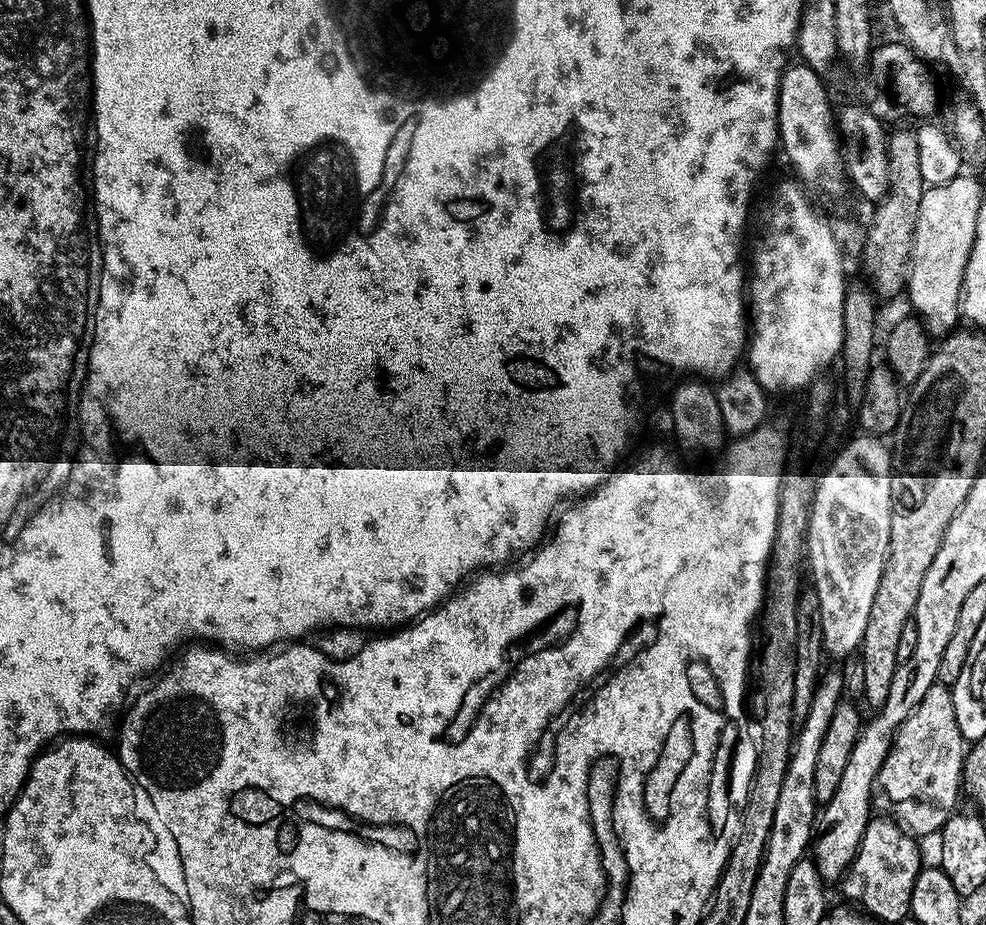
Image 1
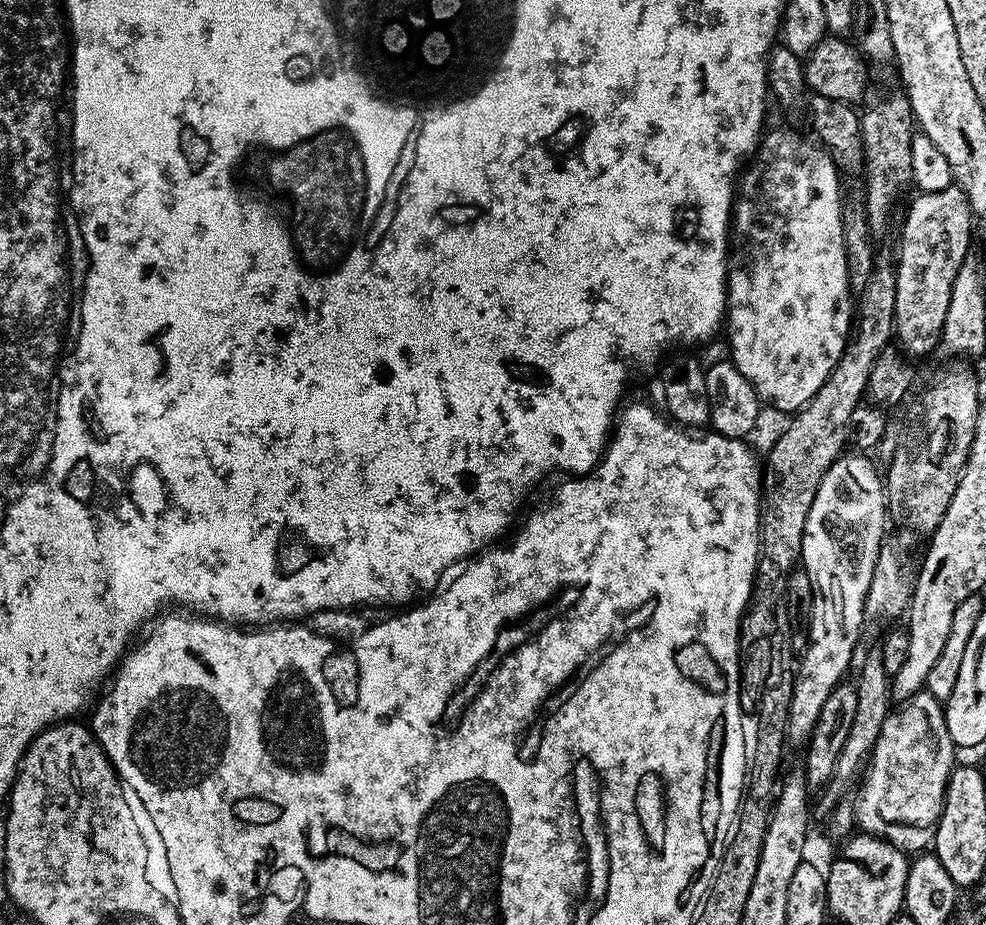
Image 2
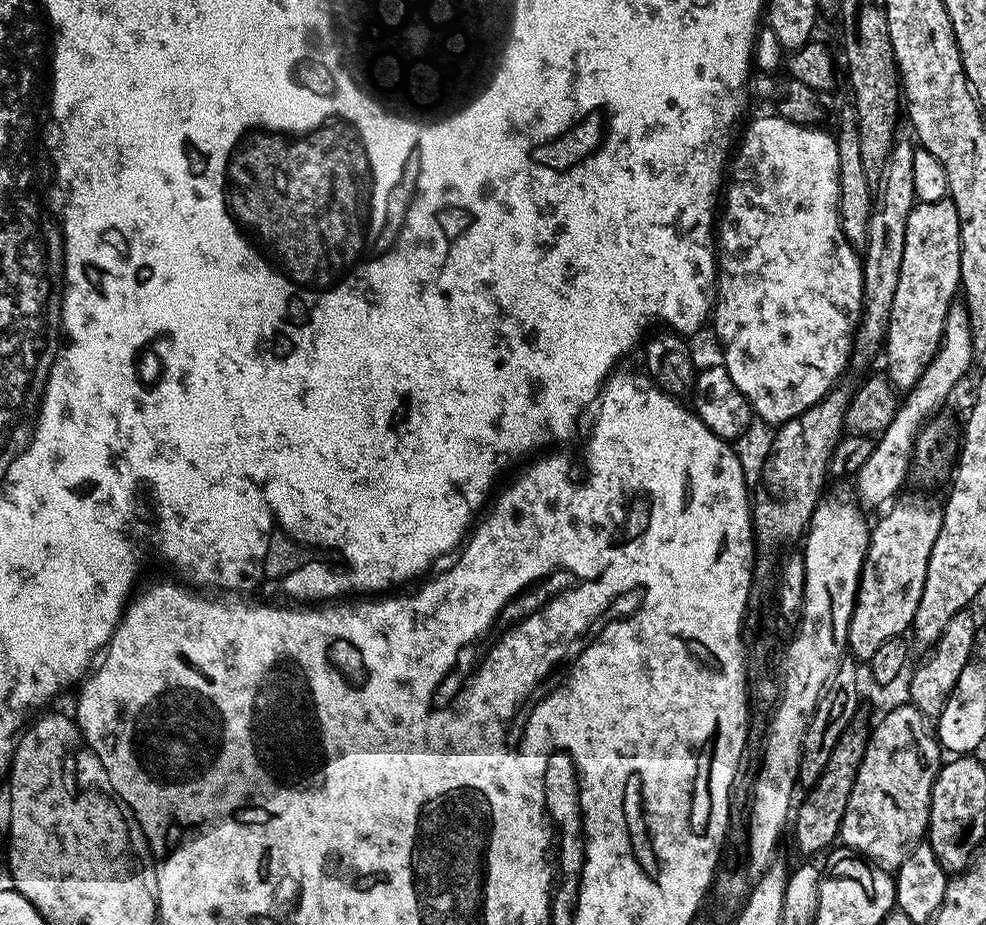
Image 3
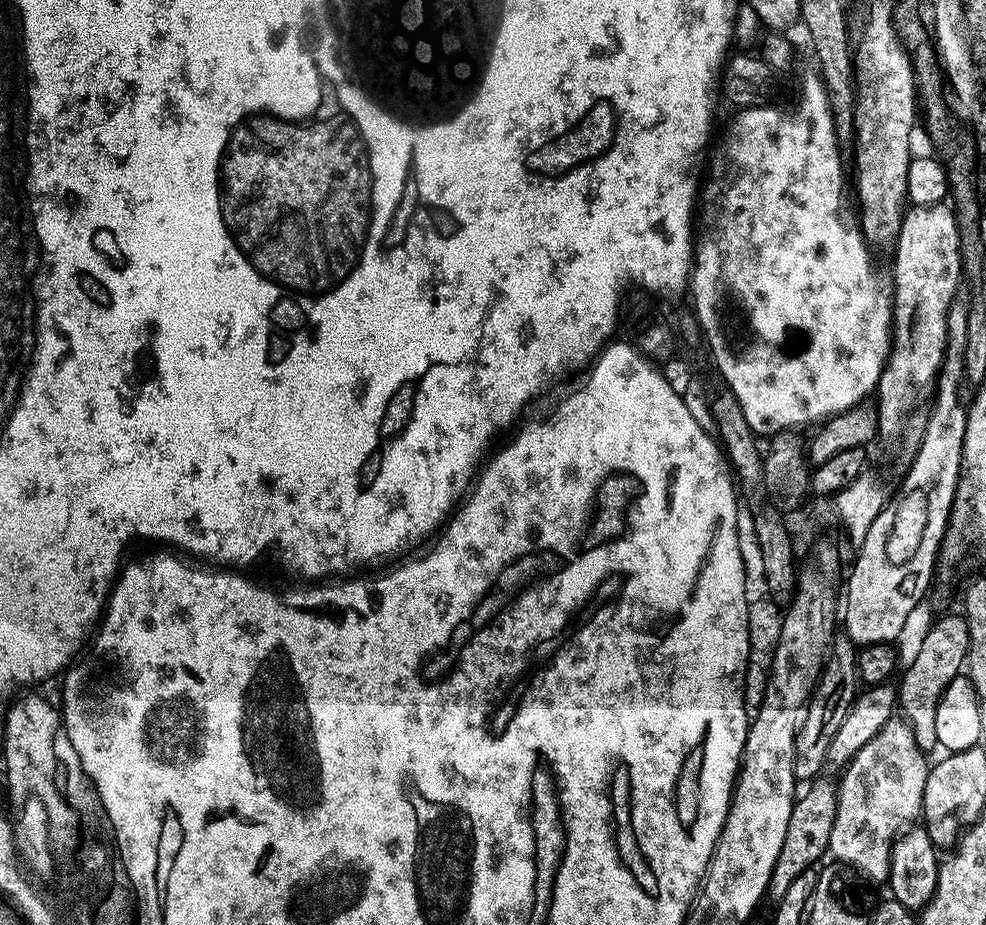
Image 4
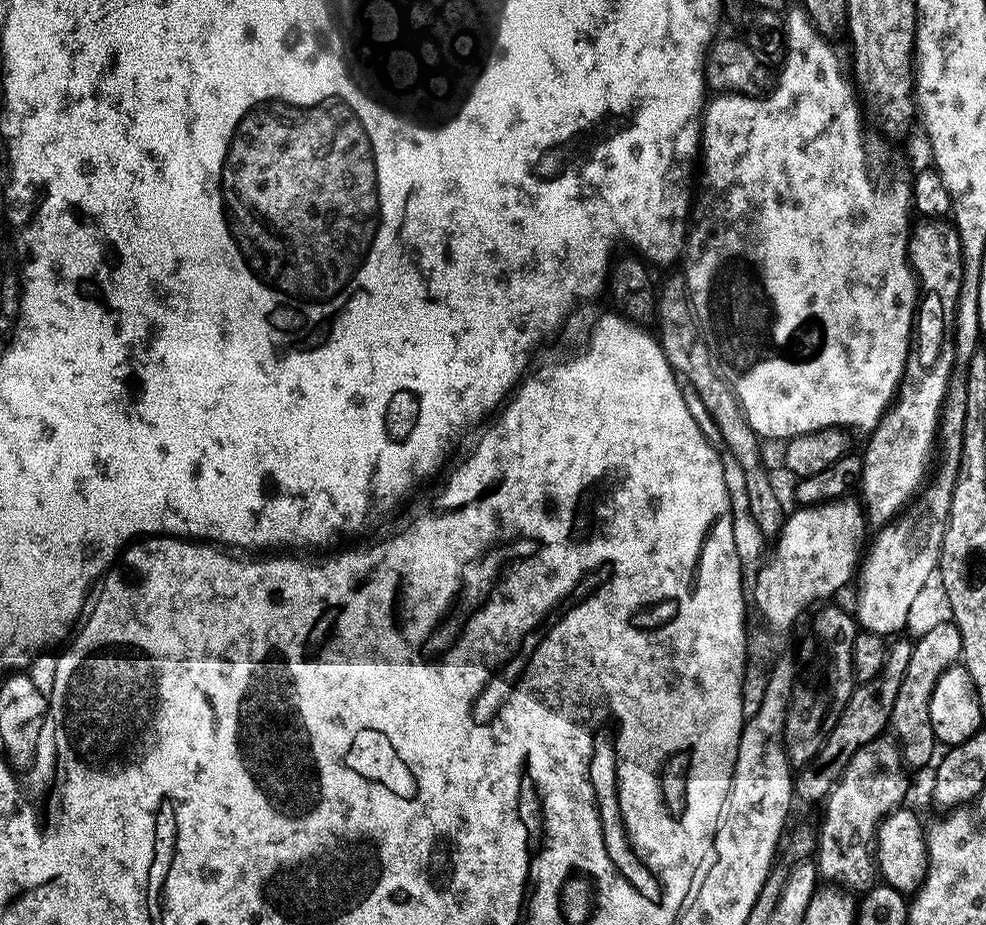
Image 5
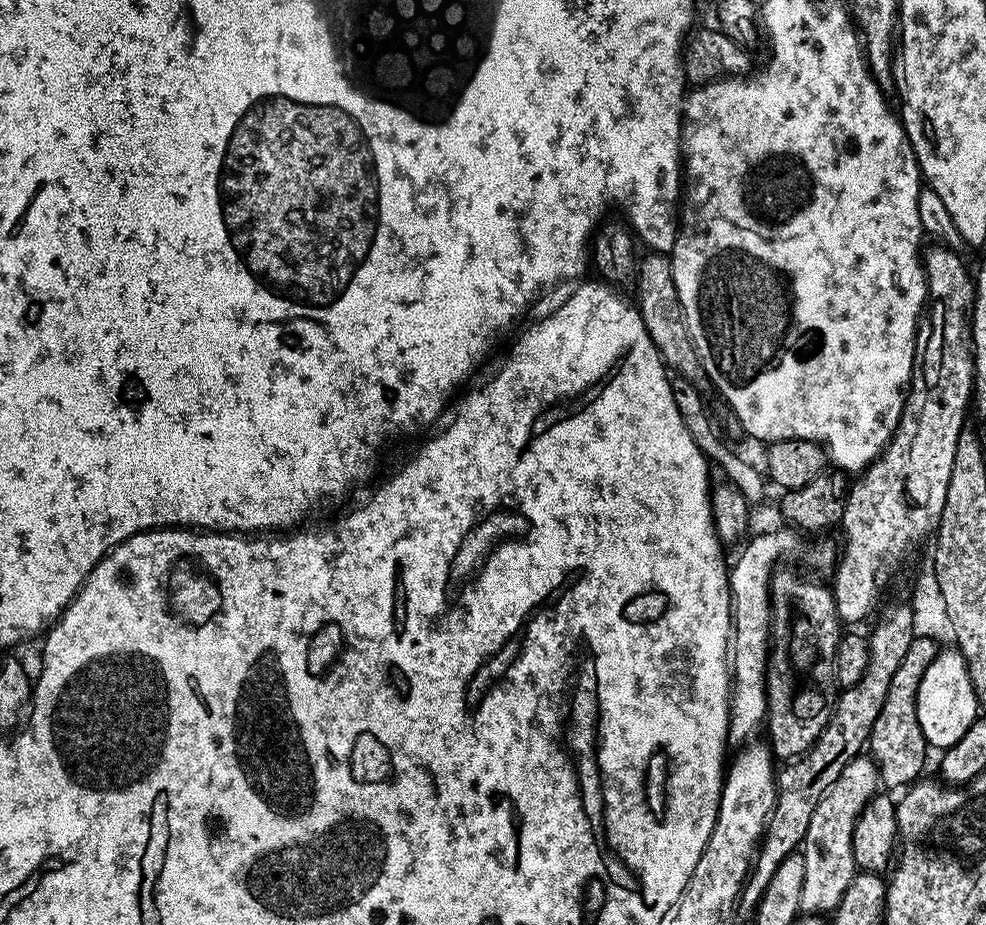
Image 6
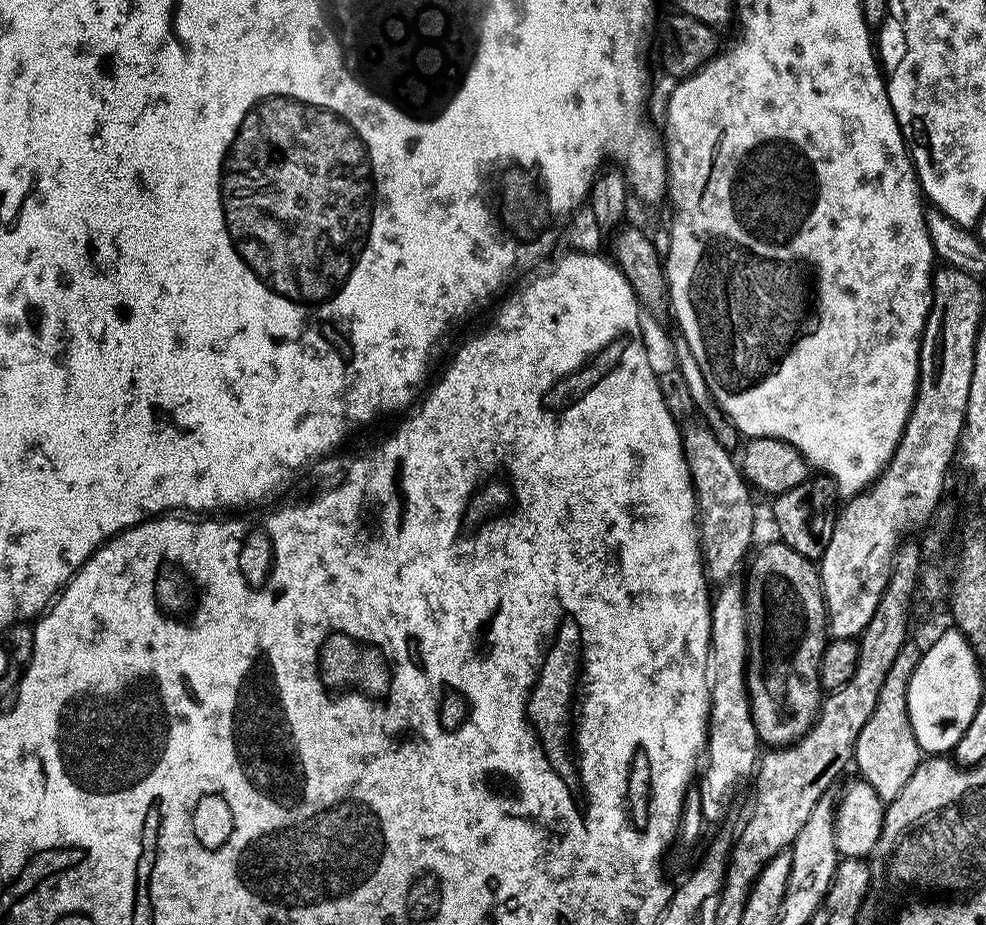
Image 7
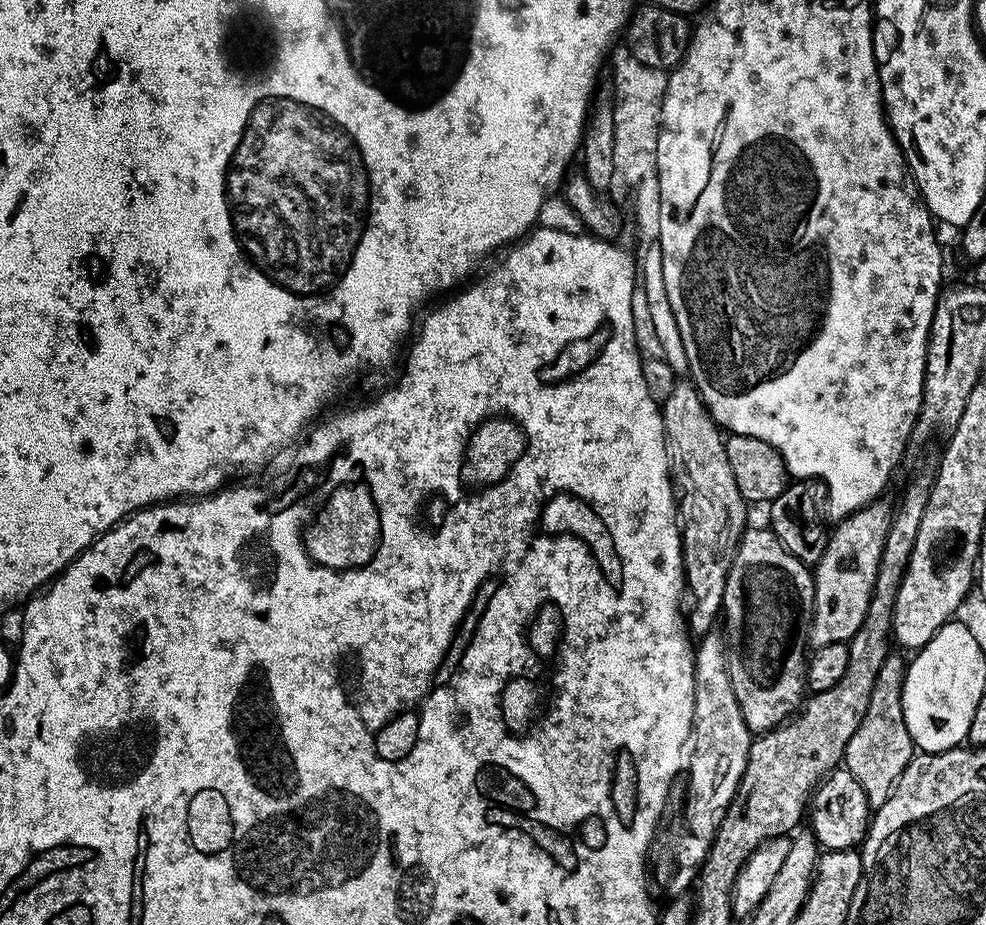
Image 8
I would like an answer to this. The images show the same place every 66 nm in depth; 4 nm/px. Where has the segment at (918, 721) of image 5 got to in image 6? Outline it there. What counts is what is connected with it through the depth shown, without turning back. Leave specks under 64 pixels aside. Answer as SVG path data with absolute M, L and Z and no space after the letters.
M931 635L916 636L910 642L910 650L906 650L906 658L902 658L890 682L886 702L882 702L882 711L874 722L872 733L868 735L867 747L870 749L871 759L876 761L880 769L880 778L885 789L900 787L903 789L919 781L922 776L920 771L924 768L924 759L927 758L928 752L930 753L930 745L922 734L922 726L918 726L916 695L922 682L922 674L926 674L926 666L934 662L938 651L938 645L932 639Z

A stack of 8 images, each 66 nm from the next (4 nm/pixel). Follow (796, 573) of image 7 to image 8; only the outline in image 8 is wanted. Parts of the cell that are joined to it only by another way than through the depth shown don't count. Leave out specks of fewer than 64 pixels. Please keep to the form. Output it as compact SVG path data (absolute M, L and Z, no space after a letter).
M752 526L745 531L726 578L722 624L724 620L730 686L734 686L734 698L738 698L746 726L754 734L773 732L784 721L791 720L806 699L810 655L808 630L812 626L815 581L813 569L794 558L771 527Z

